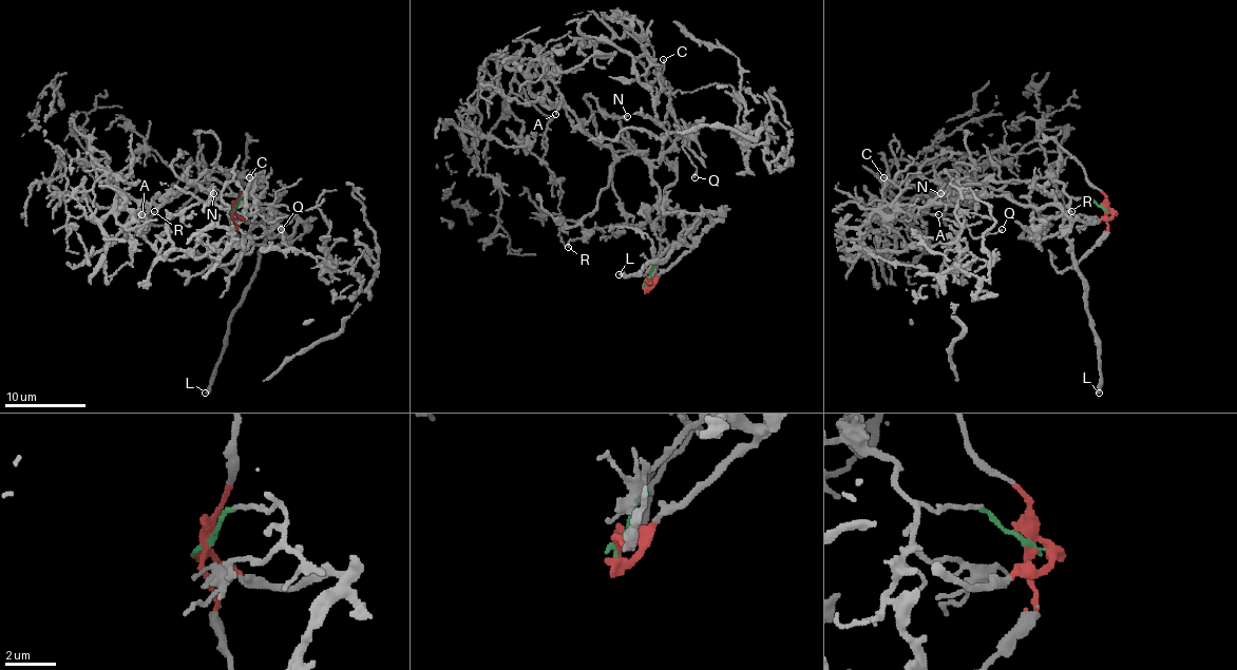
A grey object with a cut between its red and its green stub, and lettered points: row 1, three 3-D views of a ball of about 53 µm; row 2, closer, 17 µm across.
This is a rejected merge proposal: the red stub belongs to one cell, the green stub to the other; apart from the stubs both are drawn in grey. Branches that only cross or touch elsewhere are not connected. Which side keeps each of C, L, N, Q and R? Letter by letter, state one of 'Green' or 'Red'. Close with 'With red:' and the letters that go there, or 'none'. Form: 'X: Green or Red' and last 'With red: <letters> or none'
C: Green
L: Red
N: Red
Q: Green
R: Green
With red: L, N

